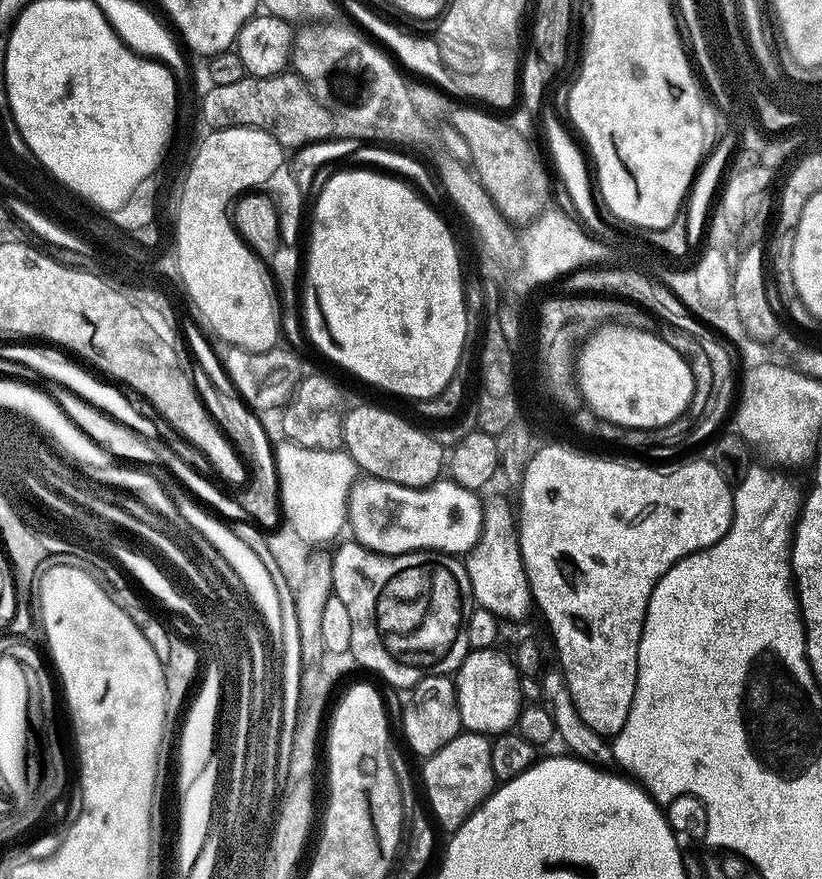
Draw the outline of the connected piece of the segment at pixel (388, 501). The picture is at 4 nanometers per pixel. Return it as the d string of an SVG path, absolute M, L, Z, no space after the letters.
M368 476L357 479L350 490L346 524L356 535L355 543L384 556L425 550L467 554L480 540L483 505L473 489L455 484L451 478L441 478L425 488L407 488Z

